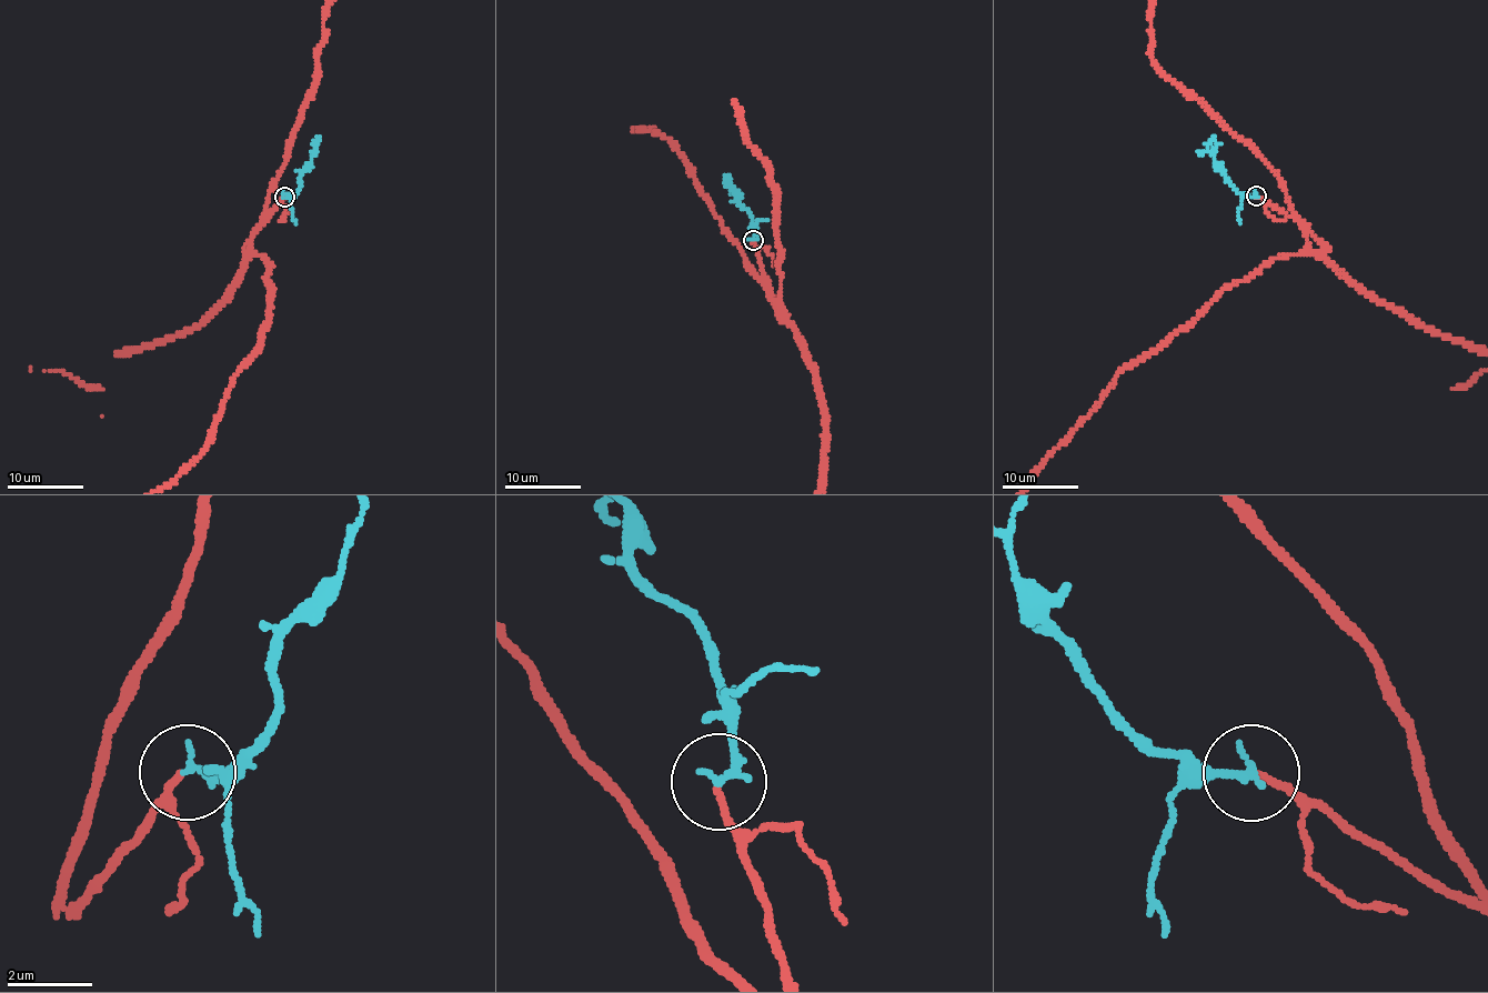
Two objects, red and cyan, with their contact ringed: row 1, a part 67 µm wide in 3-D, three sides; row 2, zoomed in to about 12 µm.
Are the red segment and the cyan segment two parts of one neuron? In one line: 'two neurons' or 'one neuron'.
one neuron

